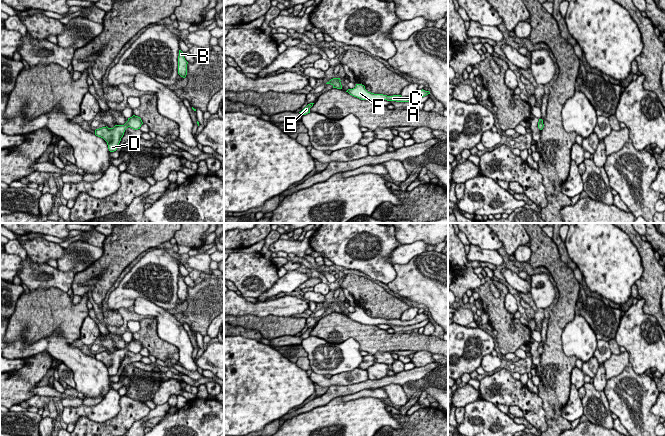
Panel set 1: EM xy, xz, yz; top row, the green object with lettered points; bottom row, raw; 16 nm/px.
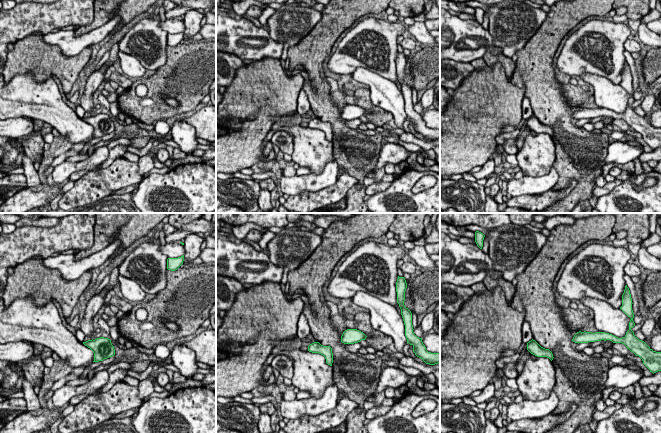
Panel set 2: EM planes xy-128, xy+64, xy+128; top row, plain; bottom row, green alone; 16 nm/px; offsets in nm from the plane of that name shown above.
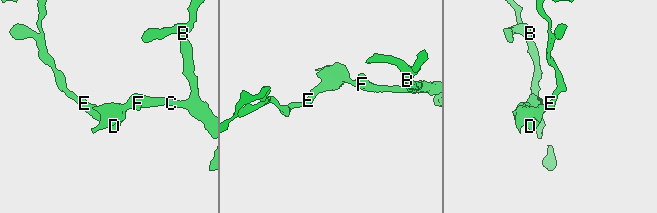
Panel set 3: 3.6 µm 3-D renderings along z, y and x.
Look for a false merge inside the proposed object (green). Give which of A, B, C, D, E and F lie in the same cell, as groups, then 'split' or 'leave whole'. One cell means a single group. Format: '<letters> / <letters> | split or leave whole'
A B C D E F | leave whole

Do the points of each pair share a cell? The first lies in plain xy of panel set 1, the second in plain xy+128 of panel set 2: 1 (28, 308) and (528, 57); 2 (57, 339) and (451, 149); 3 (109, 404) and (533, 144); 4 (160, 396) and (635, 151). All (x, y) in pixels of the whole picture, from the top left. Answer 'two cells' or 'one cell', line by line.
1: two cells
2: two cells
3: two cells
4: one cell

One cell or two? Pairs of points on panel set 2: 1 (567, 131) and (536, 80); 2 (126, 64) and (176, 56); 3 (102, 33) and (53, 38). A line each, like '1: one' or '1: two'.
1: one
2: two
3: one

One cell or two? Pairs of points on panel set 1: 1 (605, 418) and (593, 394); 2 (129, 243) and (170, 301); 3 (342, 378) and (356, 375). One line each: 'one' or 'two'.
1: one
2: two
3: one

